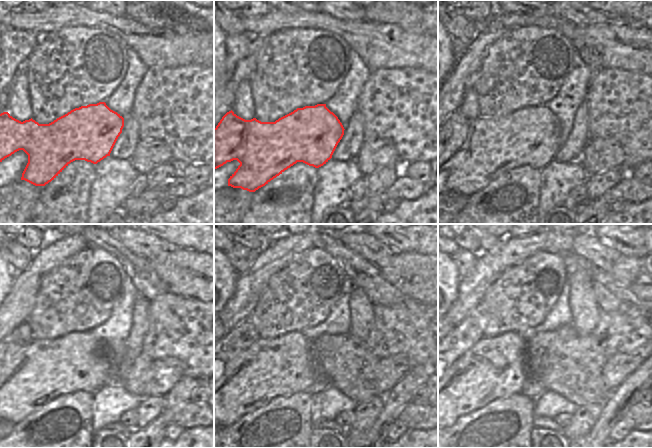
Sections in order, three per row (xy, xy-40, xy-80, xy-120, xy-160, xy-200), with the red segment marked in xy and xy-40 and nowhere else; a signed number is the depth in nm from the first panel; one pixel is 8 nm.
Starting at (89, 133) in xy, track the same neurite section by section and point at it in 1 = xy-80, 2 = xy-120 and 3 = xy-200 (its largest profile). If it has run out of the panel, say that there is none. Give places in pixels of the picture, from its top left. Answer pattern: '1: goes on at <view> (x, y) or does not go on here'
1: goes on at xy-80 (475, 151)
2: goes on at xy-120 (34, 374)
3: goes on at xy-200 (493, 369)

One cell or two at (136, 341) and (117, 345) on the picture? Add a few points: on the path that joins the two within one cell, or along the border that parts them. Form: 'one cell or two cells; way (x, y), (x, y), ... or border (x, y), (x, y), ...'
two cells; border (131, 320), (121, 360)

